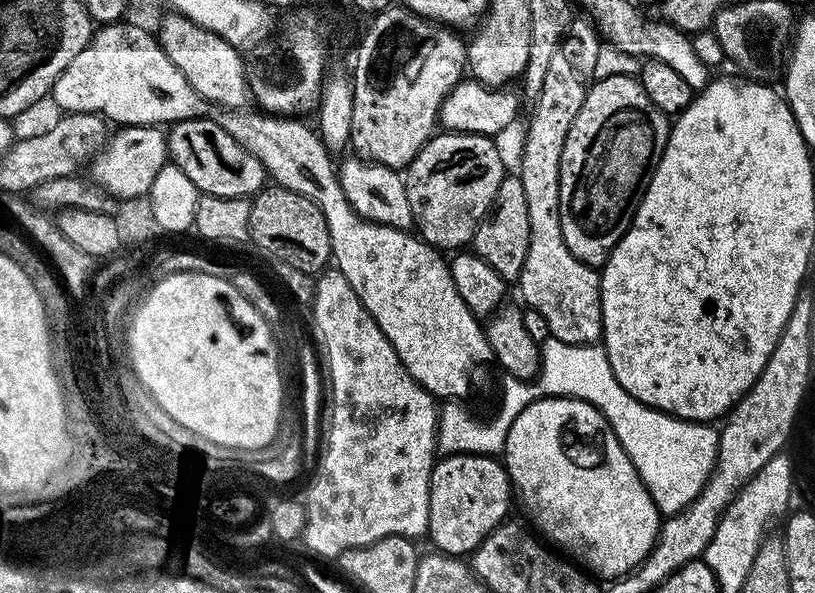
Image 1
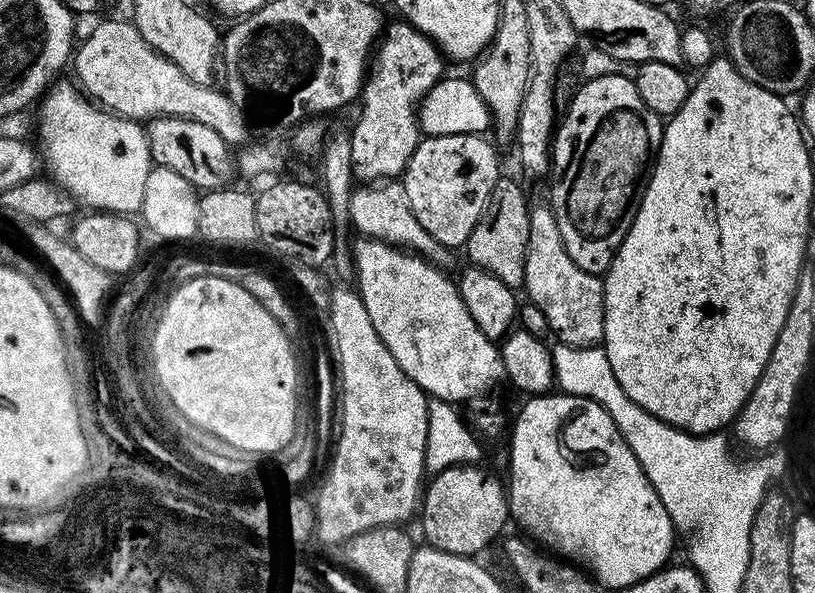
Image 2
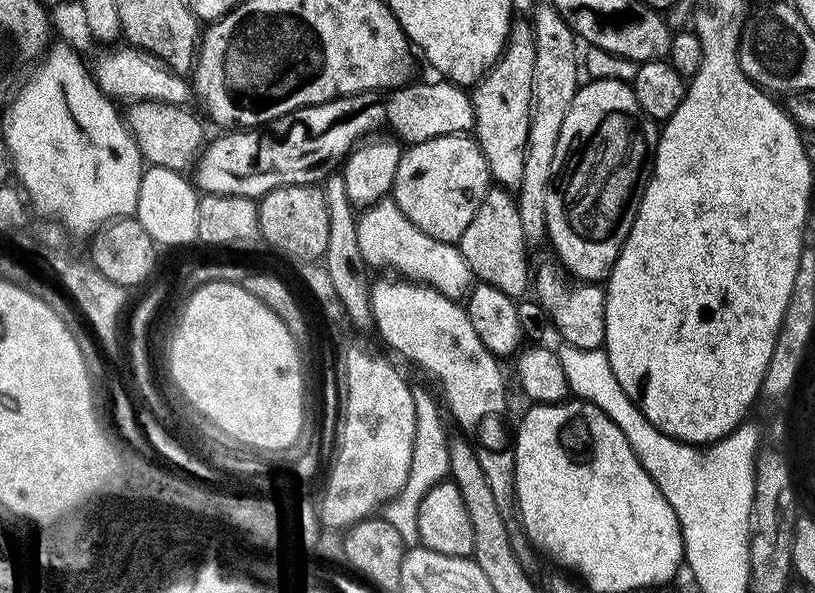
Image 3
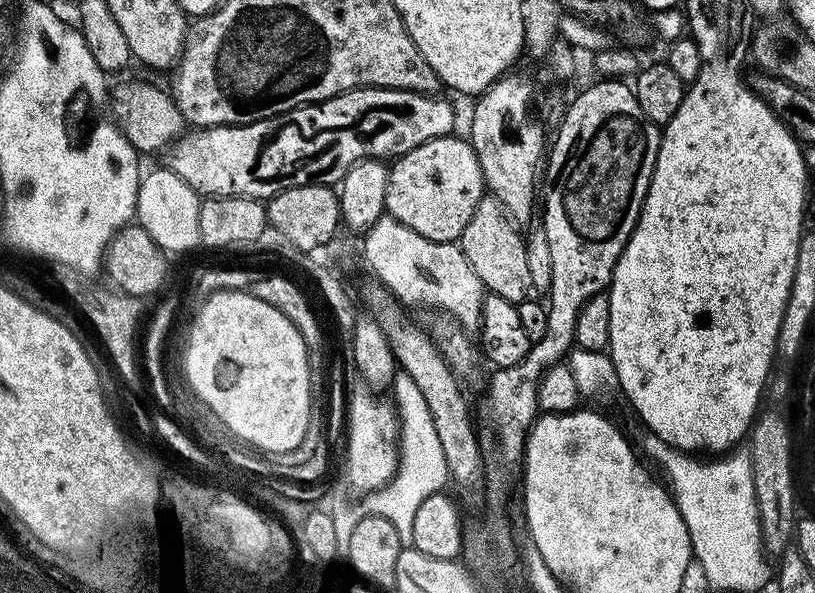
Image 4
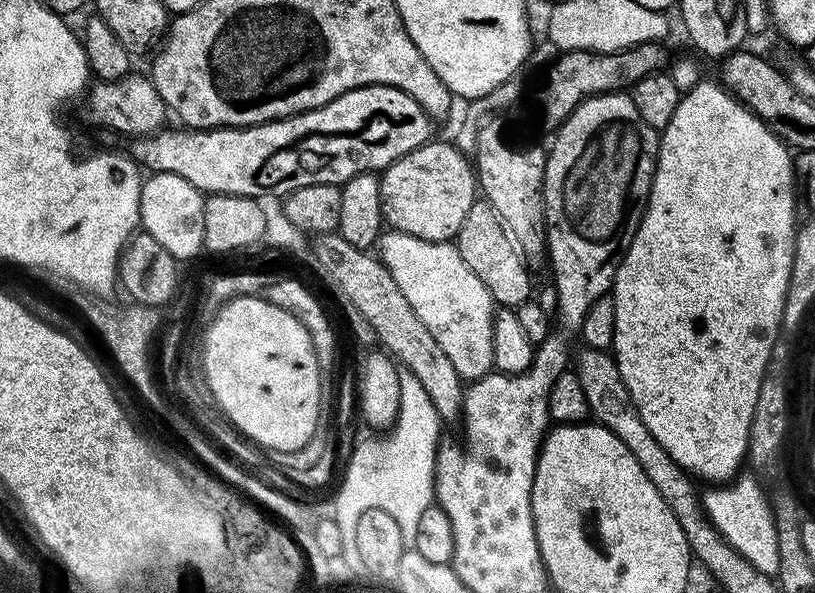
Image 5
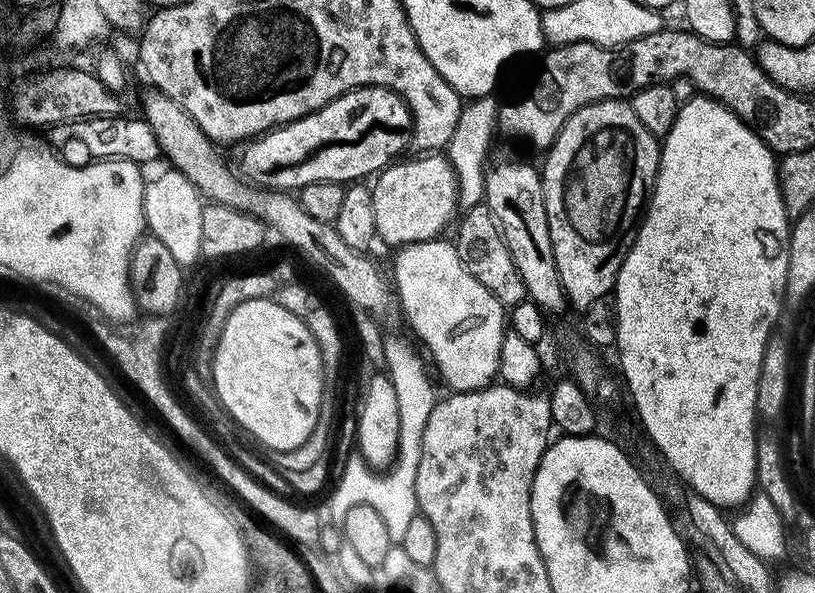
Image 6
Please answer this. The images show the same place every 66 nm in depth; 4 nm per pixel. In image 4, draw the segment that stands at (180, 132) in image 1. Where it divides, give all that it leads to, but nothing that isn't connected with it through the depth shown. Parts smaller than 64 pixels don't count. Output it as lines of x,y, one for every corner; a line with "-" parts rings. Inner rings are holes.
124,80
116,89
111,89
106,105
112,113
110,119
123,132
124,137
136,147
137,153
163,153
186,132
184,115
178,110
175,100
167,91
144,80

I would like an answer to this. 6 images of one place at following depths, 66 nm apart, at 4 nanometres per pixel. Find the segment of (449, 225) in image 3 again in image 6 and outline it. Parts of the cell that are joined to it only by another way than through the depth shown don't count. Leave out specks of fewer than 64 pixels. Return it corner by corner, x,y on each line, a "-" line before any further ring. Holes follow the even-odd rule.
420,154
417,160
404,160
388,164
383,171
375,177
376,184
371,185
372,201
374,202
374,226
376,235
381,241
388,244
403,246
405,244
417,244
427,240
435,240
448,223
453,223
457,215
459,201
459,183
456,181
456,172
452,168
447,155
444,154

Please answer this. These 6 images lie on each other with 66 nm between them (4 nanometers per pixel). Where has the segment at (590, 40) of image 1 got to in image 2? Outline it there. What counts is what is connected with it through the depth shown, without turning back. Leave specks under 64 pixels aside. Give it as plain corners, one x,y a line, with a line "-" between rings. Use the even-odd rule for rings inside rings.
547,203
533,207
530,211
530,242
526,250
526,270
524,271
523,291
528,292
527,299
541,308
549,323
549,330
553,337
562,344
572,348
595,348
604,338
604,281
599,276
590,274
569,260
567,256
557,255
557,260
552,260
536,276
536,248
562,249
562,238
558,234
558,222
554,218
551,207

